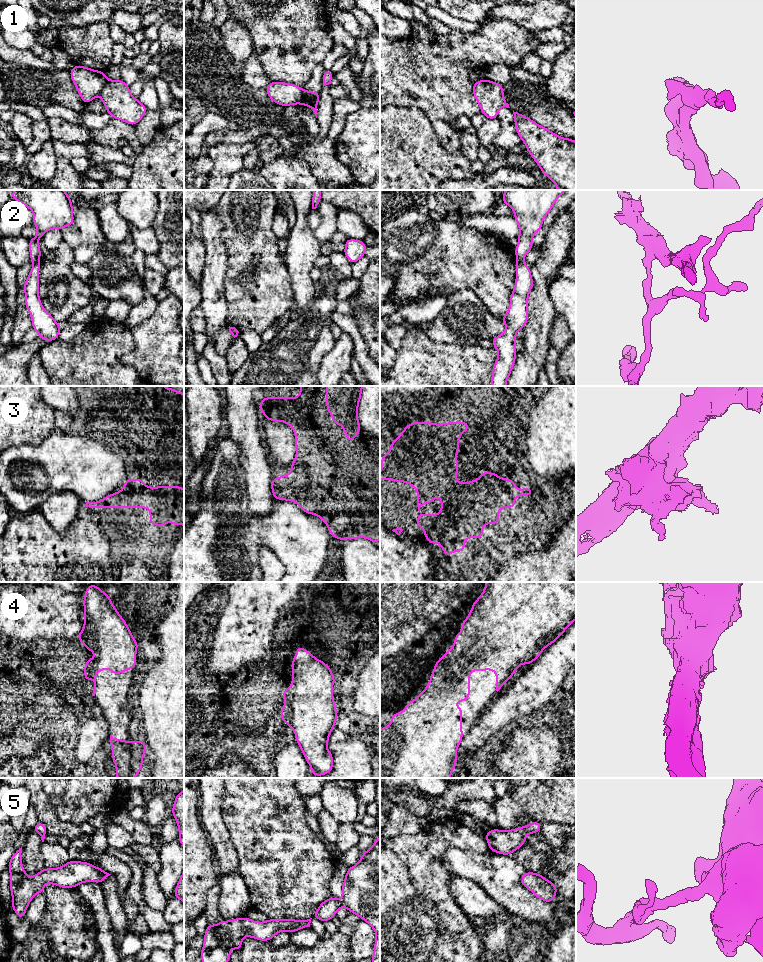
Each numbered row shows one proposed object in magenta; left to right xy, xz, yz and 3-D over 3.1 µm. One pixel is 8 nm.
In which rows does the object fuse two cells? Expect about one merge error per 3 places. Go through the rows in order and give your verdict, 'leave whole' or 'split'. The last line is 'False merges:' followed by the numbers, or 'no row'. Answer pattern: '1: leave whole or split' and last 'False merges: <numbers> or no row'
1: split
2: split
3: leave whole
4: leave whole
5: leave whole
False merges: 1, 2

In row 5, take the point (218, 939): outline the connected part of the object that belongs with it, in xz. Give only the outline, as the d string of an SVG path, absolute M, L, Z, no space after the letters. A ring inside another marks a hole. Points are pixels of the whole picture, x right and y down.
M380 837L372 847L362 853L360 861L347 869L344 882L342 884L343 896L340 900L333 896L323 901L316 910L312 918L322 922L332 920L336 912L341 908L347 908L350 913L357 914L360 919L366 921L375 931L376 940L374 944L374 953L371 957L372 962L380 962ZM235 918L233 920L222 920L217 925L208 924L204 934L204 944L200 953L202 962L229 962L231 955L230 949L235 948L239 951L242 947L242 940L245 936L261 940L270 941L278 932L296 932L302 928L310 927L311 919L293 920L287 919L268 919L265 922L257 922L244 918Z

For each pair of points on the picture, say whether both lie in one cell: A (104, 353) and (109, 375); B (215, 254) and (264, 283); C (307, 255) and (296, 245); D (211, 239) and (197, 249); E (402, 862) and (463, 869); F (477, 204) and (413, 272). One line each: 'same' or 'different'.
A: same
B: different
C: same
D: different
E: different
F: different

